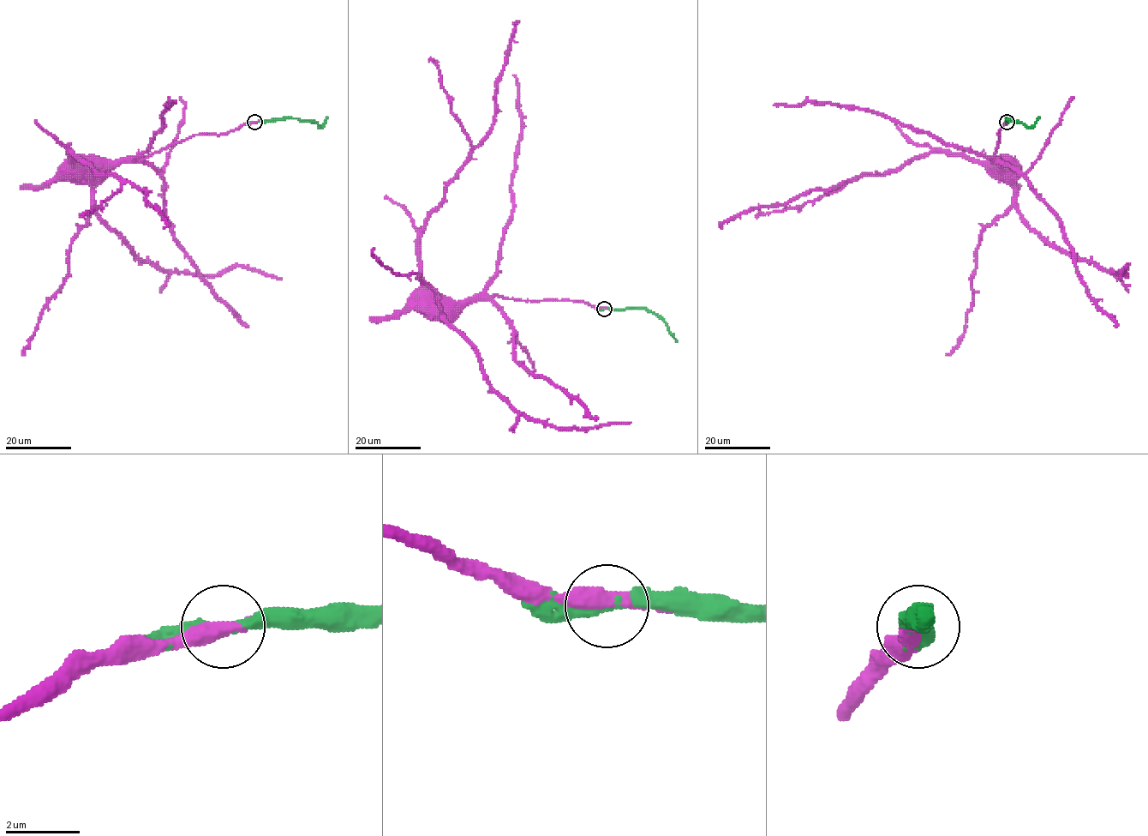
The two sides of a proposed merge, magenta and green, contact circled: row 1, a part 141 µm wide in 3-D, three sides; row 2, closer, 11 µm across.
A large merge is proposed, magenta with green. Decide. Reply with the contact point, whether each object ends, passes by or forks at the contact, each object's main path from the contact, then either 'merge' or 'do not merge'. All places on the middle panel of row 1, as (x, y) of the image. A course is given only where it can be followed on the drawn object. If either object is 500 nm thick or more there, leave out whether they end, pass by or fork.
place (604, 309); magenta passes by; green passes by; course magenta (603, 309), (570, 300), (520, 301), (495, 296), (469, 299), (457, 304), (433, 306), (433, 309); course green (603, 309), (645, 308), (663, 321), (676, 341); merge

